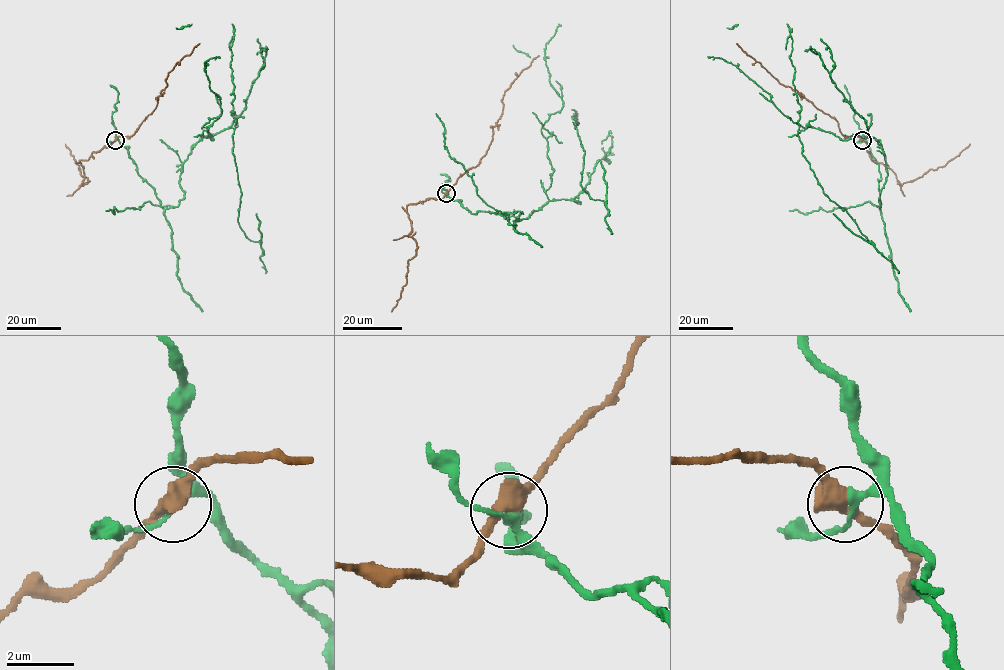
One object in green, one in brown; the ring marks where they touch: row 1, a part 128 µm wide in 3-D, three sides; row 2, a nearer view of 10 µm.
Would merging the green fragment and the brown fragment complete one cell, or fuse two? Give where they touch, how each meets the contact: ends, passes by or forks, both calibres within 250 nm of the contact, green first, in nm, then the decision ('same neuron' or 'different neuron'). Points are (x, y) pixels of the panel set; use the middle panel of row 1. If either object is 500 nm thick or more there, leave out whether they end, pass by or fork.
(446, 193) | green passes by | brown passes by | 240/480 nm | different neuron

